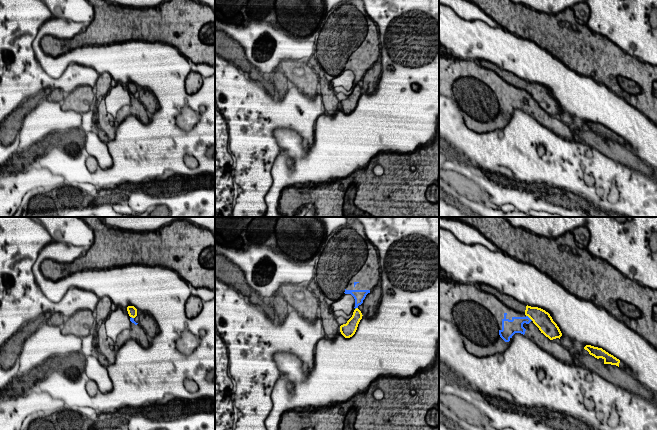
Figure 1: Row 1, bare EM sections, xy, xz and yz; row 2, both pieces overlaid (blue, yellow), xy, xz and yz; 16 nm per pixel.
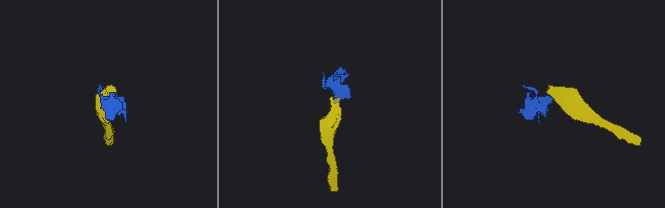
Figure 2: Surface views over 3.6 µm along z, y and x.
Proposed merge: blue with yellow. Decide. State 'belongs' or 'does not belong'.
does not belong

